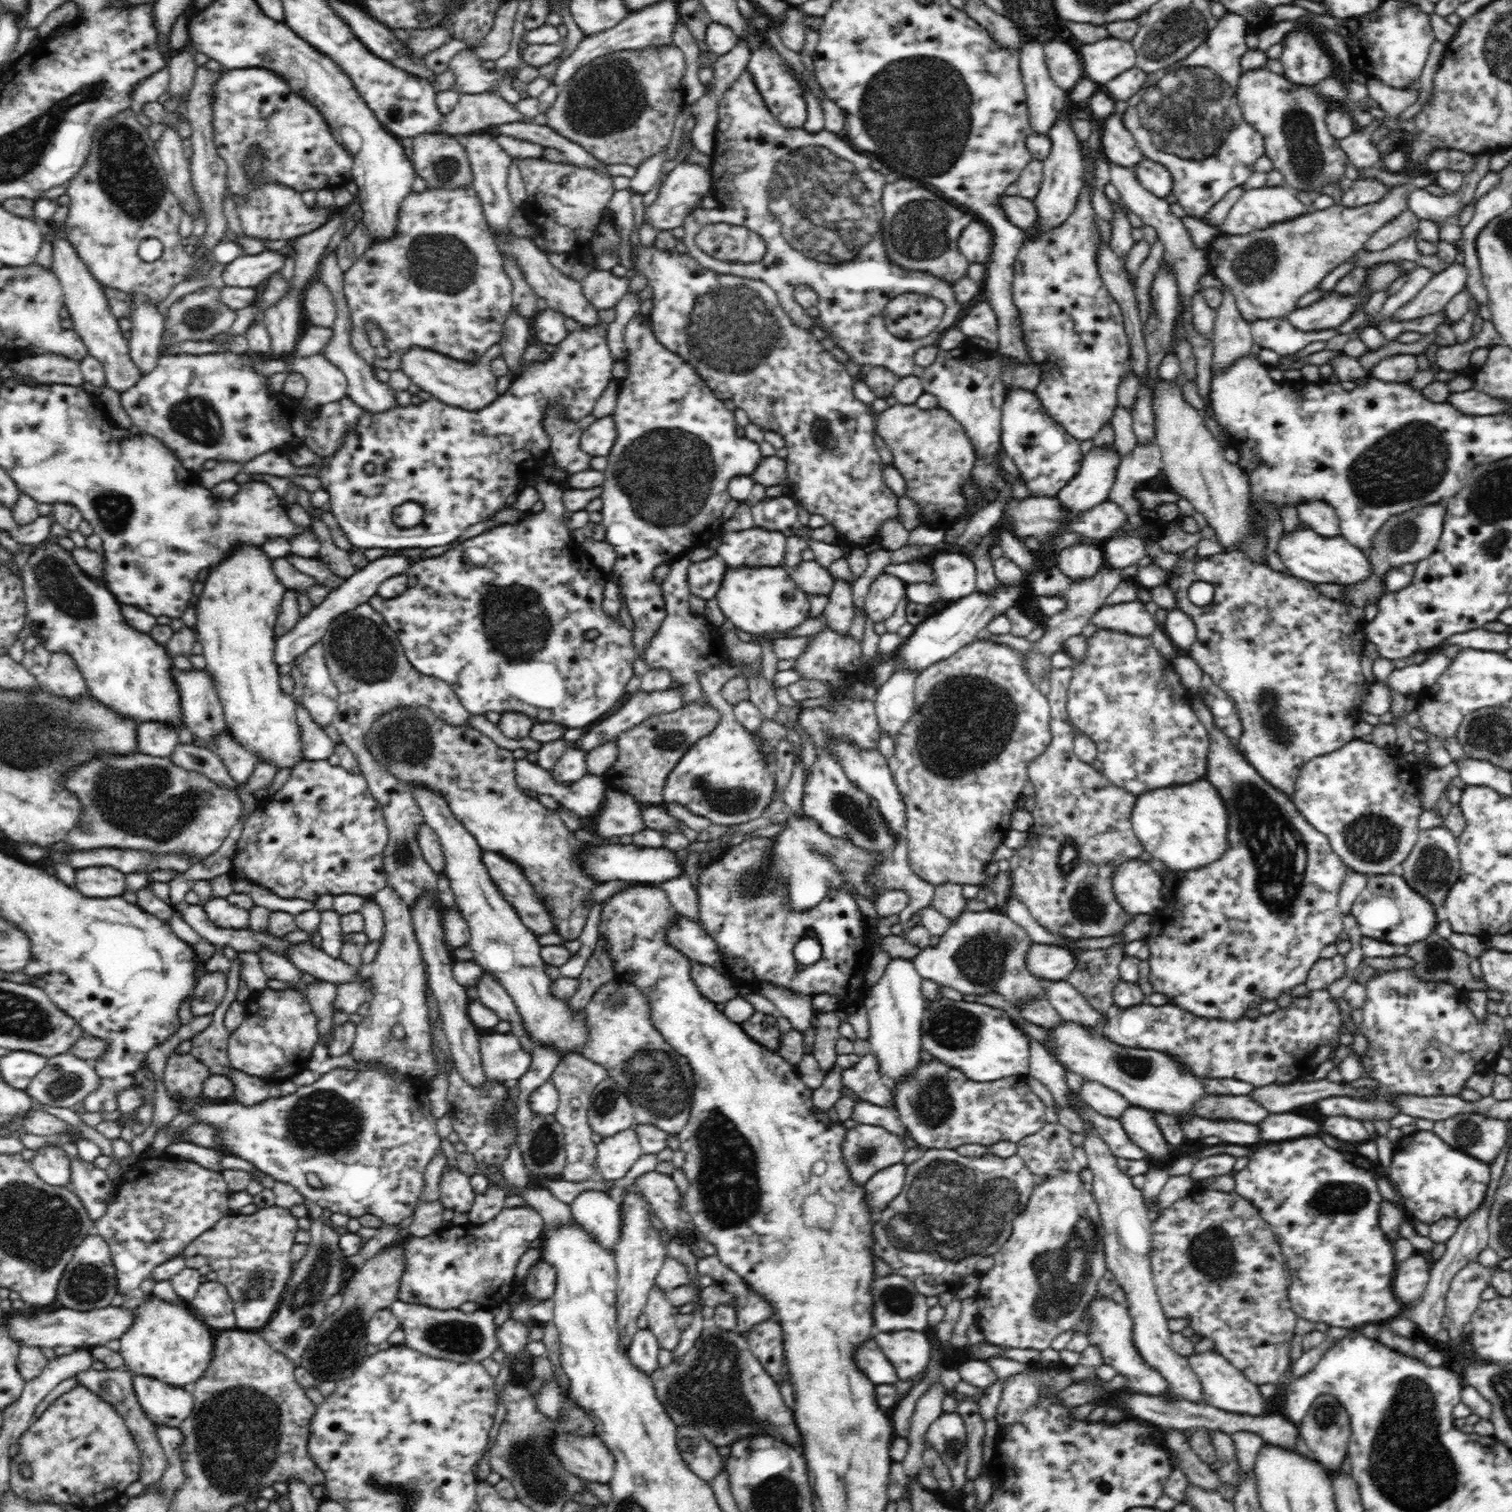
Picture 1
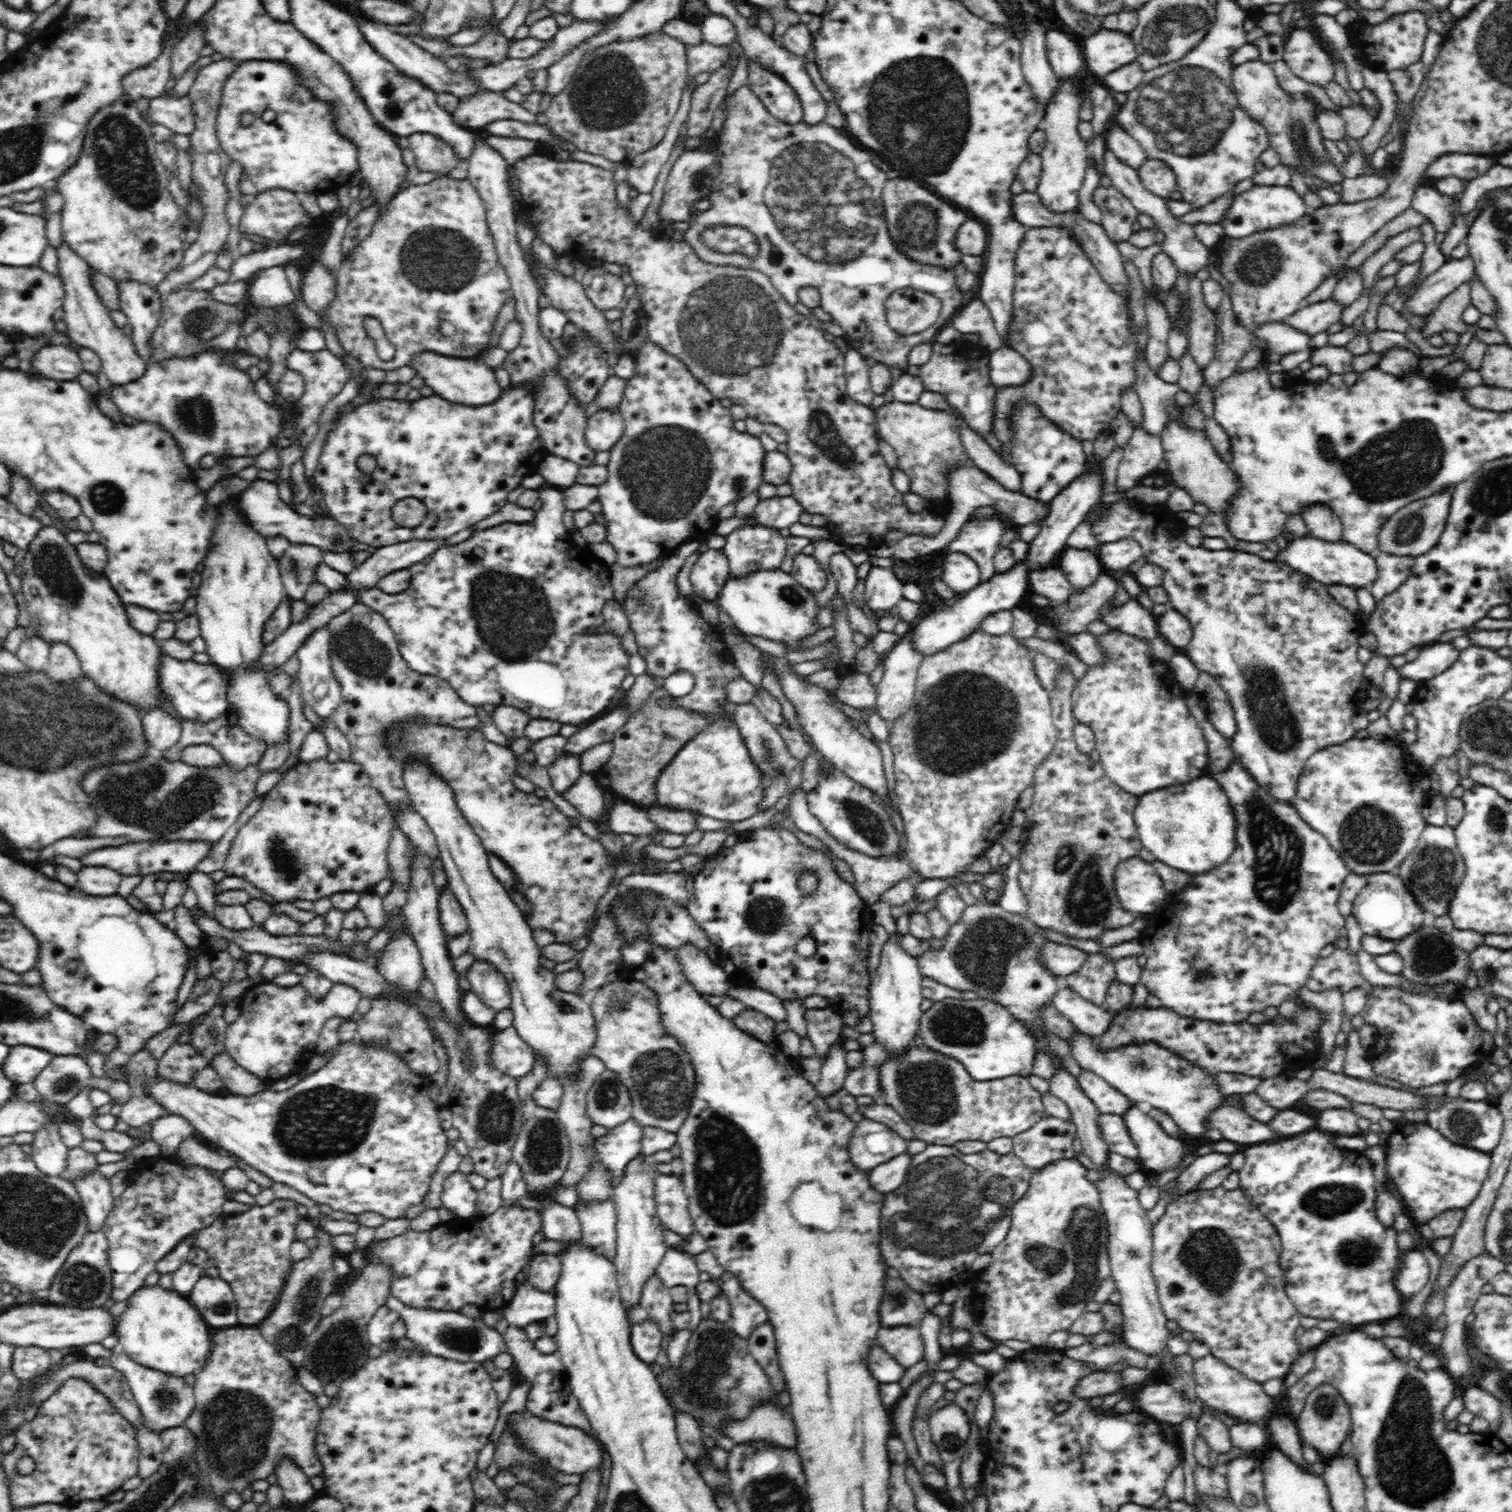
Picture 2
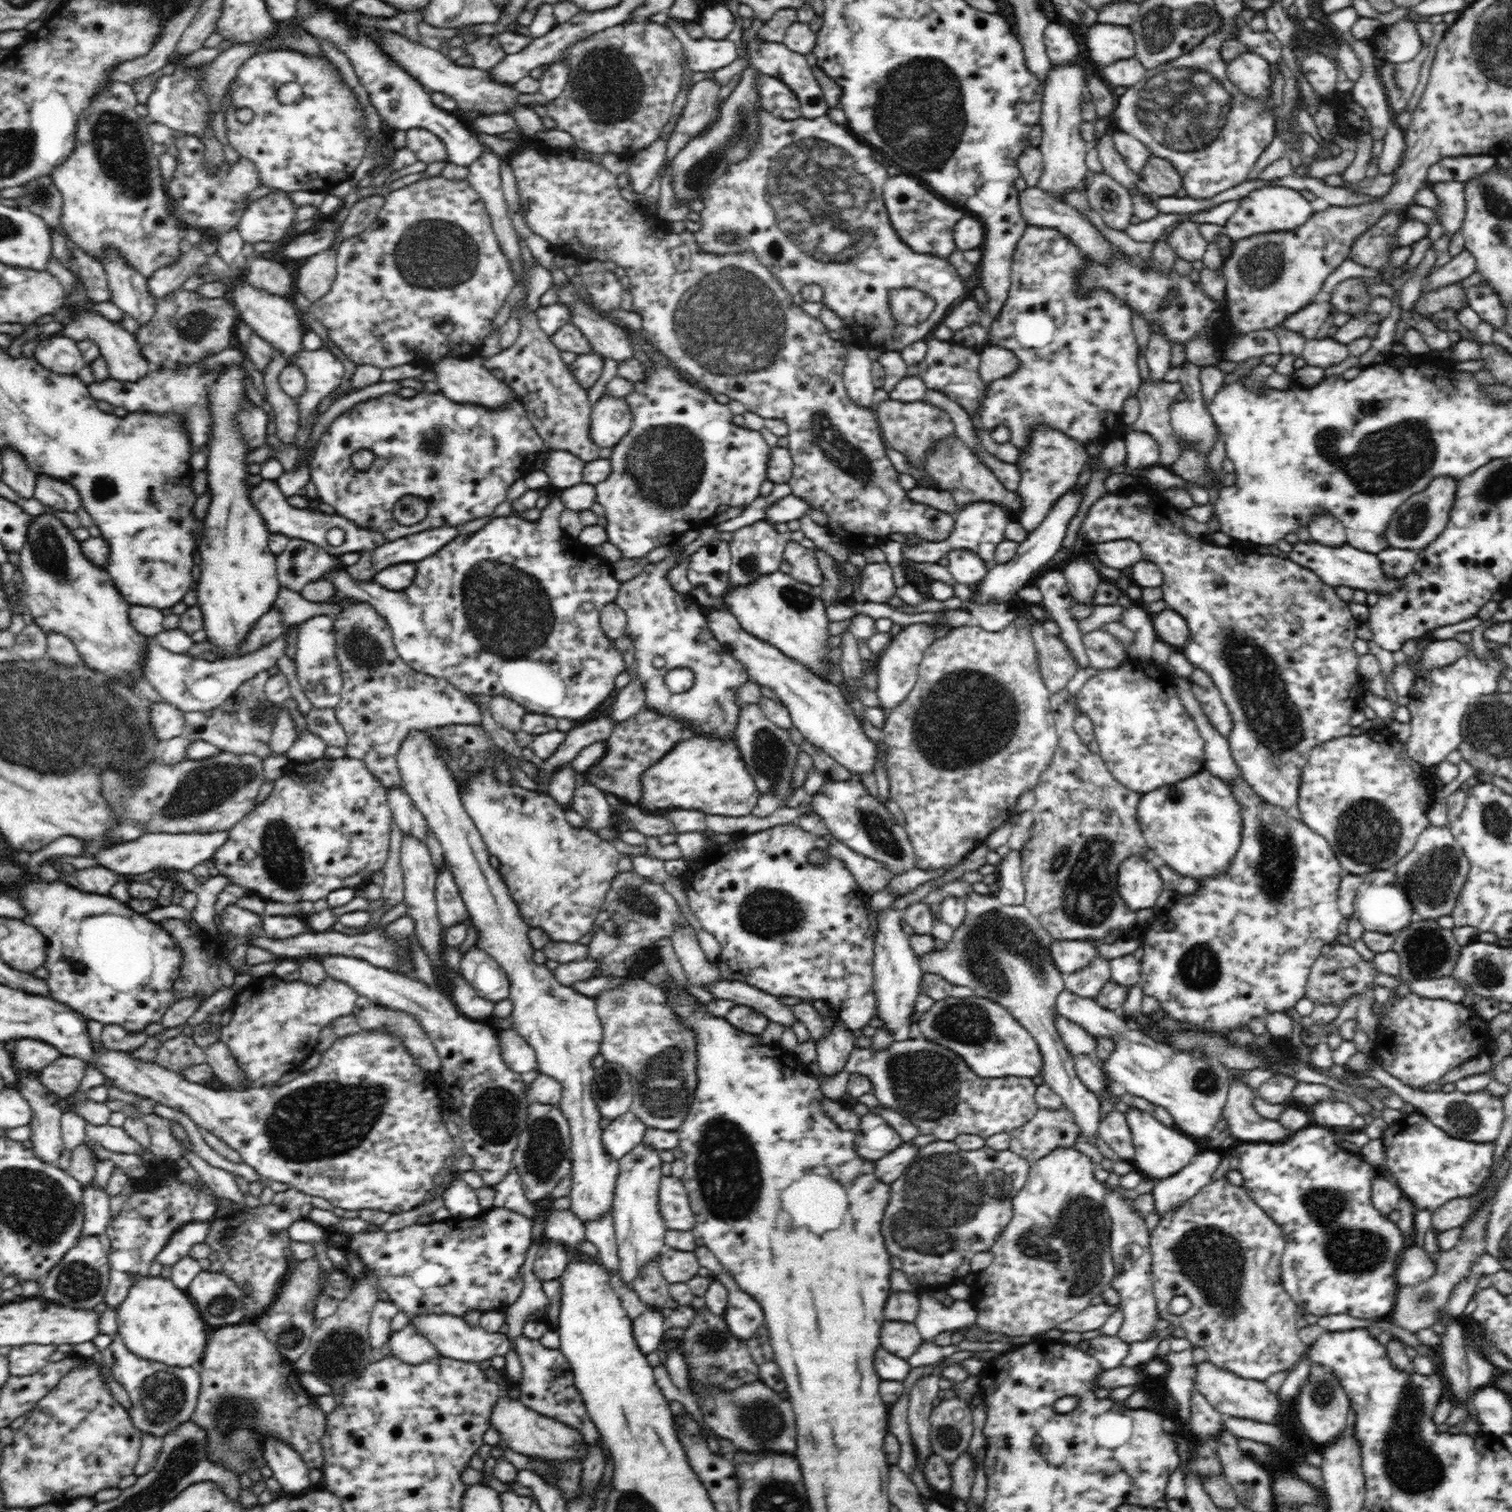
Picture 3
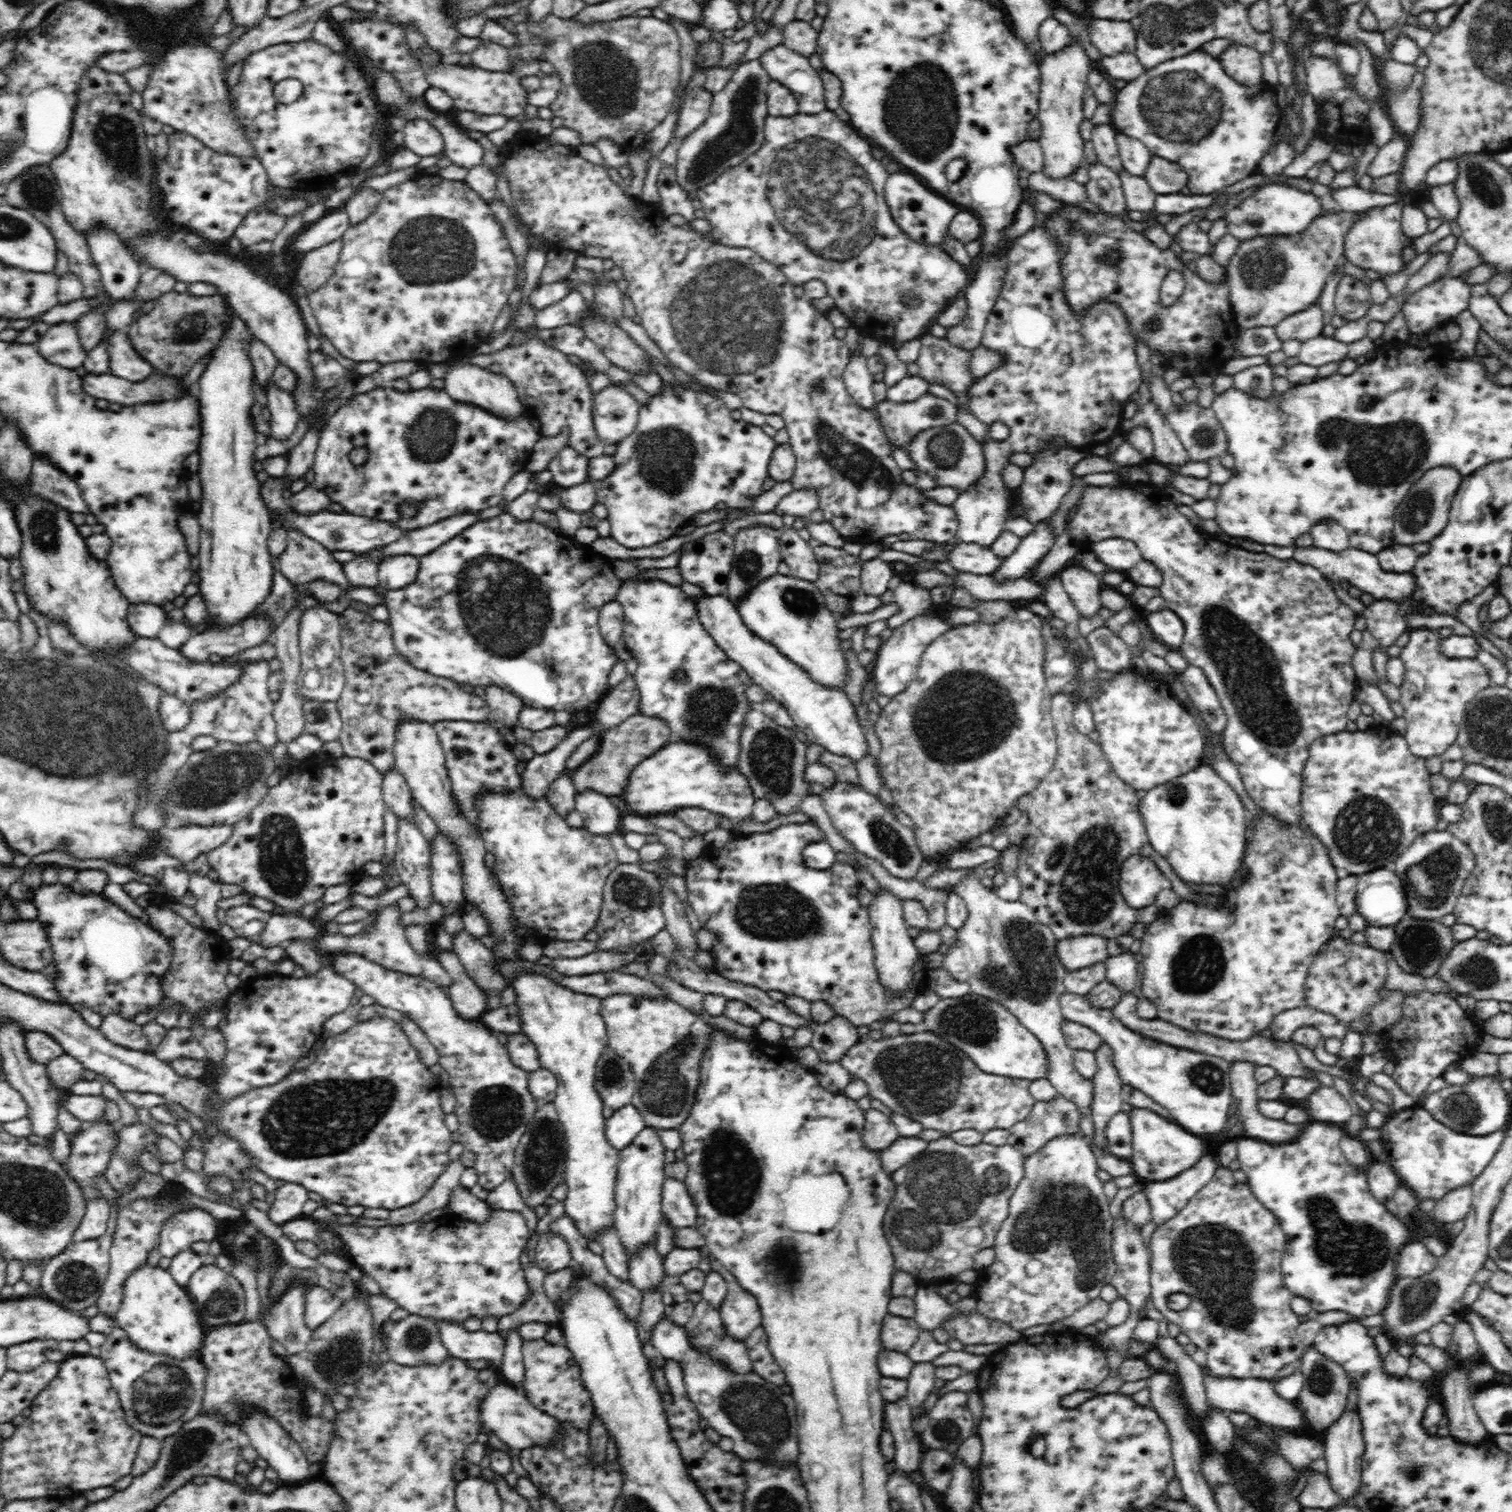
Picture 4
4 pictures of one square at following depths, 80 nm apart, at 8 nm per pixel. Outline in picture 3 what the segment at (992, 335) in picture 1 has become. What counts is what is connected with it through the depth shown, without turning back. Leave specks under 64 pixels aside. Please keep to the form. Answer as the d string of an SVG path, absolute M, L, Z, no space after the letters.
M968 298L962 299L958 304L952 307L941 323L953 331L956 331L970 326L971 323L980 322L988 331L992 320L993 317L989 314L989 311L978 308L978 301Z

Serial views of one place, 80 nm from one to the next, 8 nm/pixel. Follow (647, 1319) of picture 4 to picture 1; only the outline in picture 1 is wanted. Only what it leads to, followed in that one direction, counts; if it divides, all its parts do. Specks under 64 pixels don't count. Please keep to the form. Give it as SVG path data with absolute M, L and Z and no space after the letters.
M648 1327L637 1329L628 1350L633 1365L651 1375L659 1368L658 1352L660 1352L659 1342L650 1329Z

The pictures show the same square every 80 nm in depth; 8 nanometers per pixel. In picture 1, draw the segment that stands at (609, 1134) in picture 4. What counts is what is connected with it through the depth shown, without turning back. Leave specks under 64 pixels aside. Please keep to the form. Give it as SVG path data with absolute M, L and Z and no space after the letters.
M633 1128L603 1138L597 1144L595 1164L599 1176L606 1181L623 1179L642 1156L642 1147Z

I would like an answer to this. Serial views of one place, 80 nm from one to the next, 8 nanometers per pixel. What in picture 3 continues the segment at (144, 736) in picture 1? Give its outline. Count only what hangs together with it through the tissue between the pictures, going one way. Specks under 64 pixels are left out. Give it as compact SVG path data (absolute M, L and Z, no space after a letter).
M172 703L153 704L150 710L150 723L153 724L154 735L158 742L170 741L184 731L185 713Z

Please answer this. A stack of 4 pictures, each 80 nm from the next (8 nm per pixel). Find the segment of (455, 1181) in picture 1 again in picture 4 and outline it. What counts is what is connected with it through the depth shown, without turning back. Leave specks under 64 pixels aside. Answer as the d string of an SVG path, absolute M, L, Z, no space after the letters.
M458 1185L450 1194L448 1202L452 1215L461 1220L472 1221L475 1224L482 1224L489 1220L492 1209L486 1201L478 1199L468 1188Z

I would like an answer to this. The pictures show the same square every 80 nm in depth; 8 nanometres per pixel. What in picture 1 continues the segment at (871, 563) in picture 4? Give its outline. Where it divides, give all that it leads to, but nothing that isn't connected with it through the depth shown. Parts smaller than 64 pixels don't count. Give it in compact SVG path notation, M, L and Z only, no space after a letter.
M887 571L878 574L878 578L874 578L874 582L870 584L865 598L865 614L874 623L887 621L905 595L906 587L907 584L901 578L888 574Z

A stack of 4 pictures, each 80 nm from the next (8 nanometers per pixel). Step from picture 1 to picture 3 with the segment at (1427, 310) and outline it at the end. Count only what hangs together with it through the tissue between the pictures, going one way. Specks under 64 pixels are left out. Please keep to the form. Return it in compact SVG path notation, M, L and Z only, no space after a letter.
M1466 248L1458 256L1454 256L1448 264L1434 269L1428 277L1428 282L1423 284L1423 291L1438 291L1443 287L1451 286L1454 283L1461 283L1476 272L1476 260L1474 256L1466 251Z

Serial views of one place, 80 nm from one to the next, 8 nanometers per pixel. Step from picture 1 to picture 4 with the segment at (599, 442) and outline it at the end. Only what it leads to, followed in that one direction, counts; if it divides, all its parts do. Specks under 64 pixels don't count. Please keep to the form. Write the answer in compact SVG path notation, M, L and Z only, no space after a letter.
M616 384L593 394L593 423L605 444L617 444L631 435L638 422L640 404Z

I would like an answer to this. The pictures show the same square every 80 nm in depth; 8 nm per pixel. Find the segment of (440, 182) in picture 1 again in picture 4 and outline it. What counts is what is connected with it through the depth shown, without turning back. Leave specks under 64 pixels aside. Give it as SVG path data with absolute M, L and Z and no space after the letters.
M408 119L403 132L403 145L418 156L436 156L445 150L445 139L441 131L430 123L430 119Z

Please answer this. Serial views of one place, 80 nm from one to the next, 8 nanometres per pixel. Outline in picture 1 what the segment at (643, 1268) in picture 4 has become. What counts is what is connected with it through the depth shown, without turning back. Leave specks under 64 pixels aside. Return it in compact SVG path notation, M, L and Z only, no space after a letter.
M654 1284L654 1288L648 1294L645 1316L648 1320L648 1328L657 1338L659 1347L672 1352L680 1342L681 1330L676 1325L675 1315L672 1314L674 1305L667 1294L668 1291L661 1290Z

